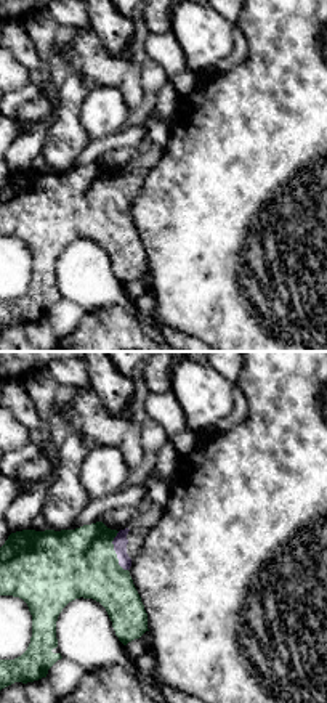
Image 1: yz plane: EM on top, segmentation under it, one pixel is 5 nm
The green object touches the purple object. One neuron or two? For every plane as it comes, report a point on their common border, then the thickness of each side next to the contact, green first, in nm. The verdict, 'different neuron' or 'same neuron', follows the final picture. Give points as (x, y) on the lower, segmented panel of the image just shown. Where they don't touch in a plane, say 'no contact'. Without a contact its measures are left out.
contact (114, 552); calibres 340 and 70 nm

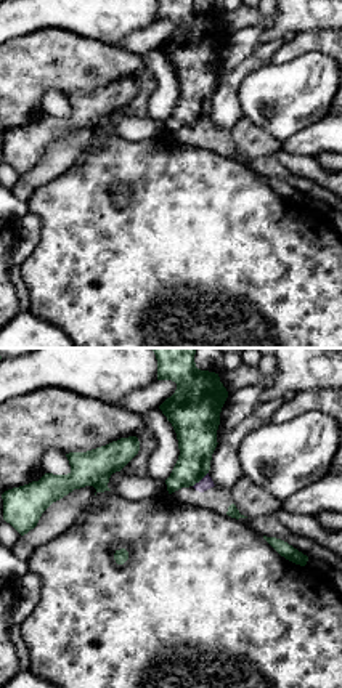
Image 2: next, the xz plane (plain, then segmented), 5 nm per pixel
contact (199, 480); calibres 200 and 70 nm

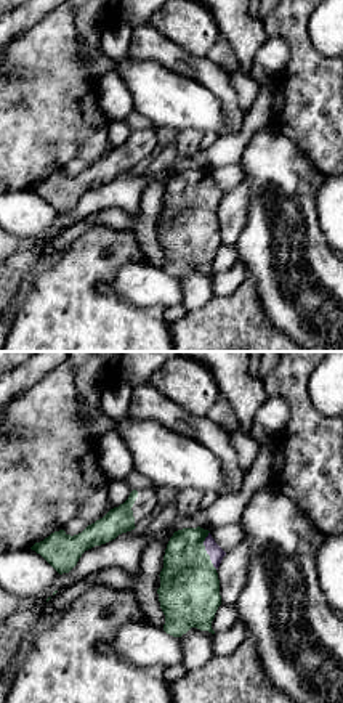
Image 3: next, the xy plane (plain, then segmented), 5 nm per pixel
contact (205, 551); calibres 300 and 70 nm

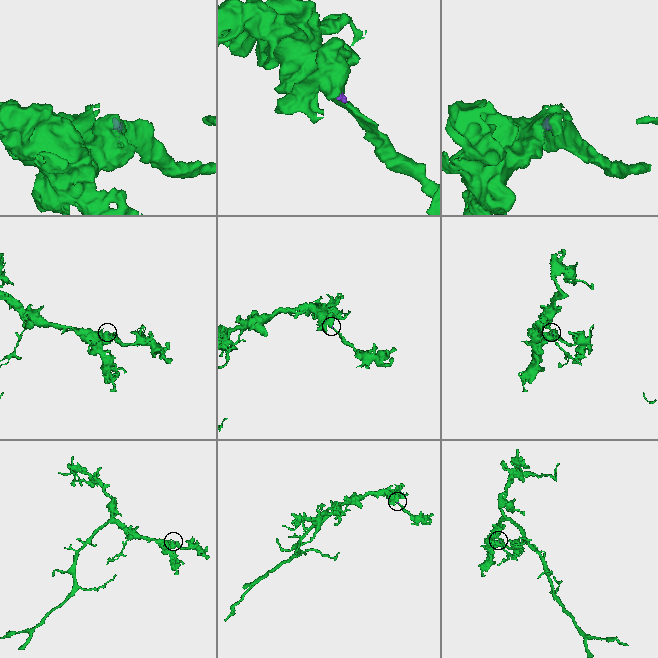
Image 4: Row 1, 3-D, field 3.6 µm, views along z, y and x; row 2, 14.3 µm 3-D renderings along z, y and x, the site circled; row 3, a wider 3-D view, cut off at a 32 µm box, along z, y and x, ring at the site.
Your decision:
same neuron

